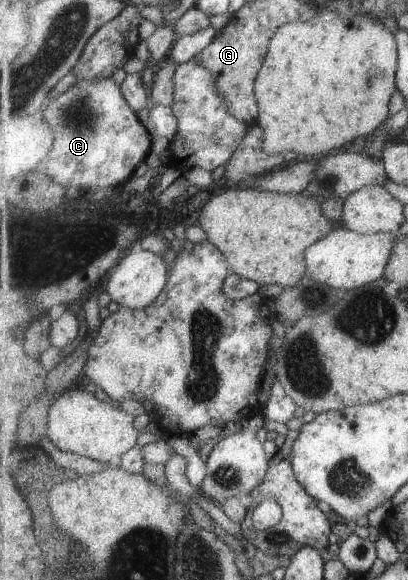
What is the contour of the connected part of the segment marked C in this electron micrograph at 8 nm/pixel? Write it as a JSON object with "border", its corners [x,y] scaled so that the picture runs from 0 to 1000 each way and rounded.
{"border":[[[275,133],[255,134],[238,143],[223,143],[218,138],[184,141],[159,160],[115,178],[103,202],[132,221],[137,238],[118,269],[93,283],[91,295],[103,305],[132,310],[162,324],[181,321],[235,328],[309,314],[319,300],[328,300],[338,283],[348,276],[355,278],[373,259],[370,226],[338,207],[333,191],[324,190],[324,183],[304,169],[297,148],[289,148],[289,141]]]}

